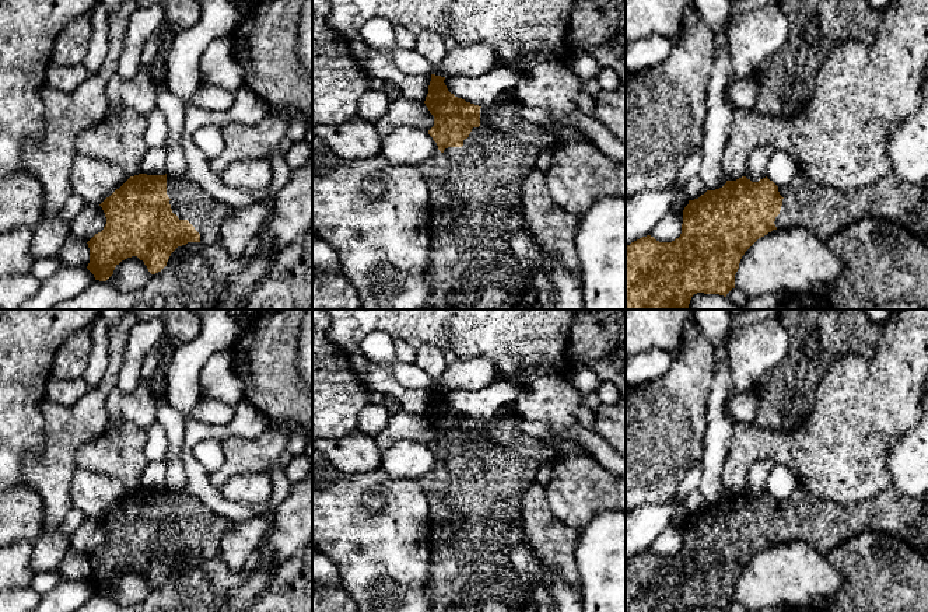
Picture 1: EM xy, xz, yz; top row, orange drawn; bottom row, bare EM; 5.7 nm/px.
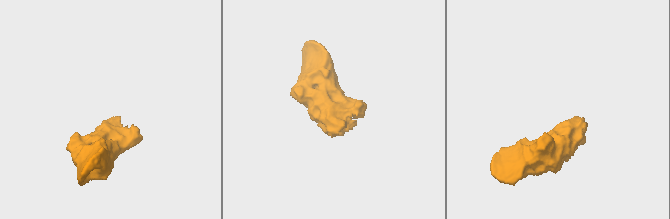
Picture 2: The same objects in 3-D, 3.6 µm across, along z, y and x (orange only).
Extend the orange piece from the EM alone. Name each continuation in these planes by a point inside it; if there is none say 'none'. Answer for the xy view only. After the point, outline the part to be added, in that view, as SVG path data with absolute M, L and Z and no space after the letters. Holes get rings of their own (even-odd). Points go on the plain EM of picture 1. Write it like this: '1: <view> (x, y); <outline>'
1: xy (189, 514); M167 489L167 508L172 527L195 541L200 548L200 556L211 557L221 553L223 536L234 527L231 520L185 490Z

